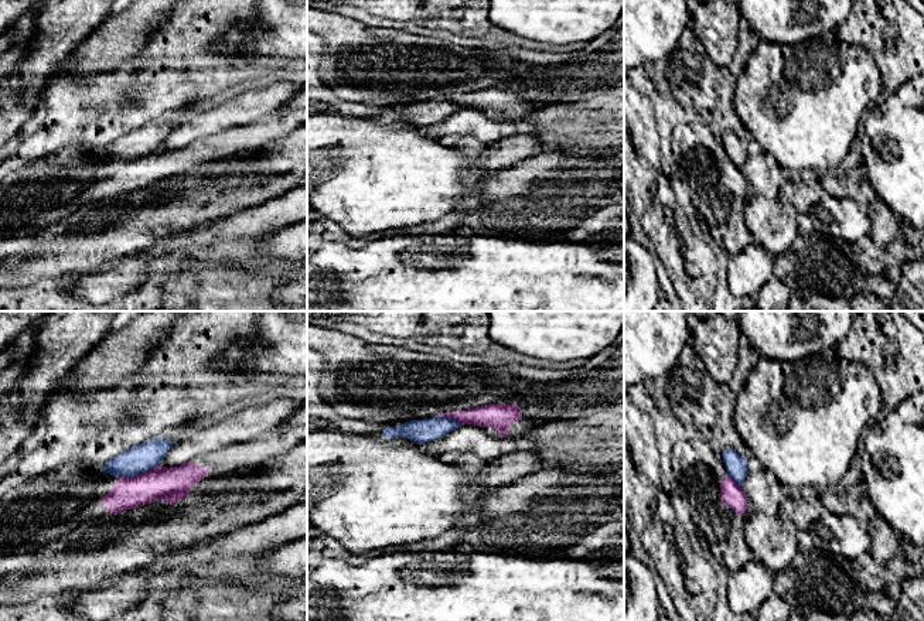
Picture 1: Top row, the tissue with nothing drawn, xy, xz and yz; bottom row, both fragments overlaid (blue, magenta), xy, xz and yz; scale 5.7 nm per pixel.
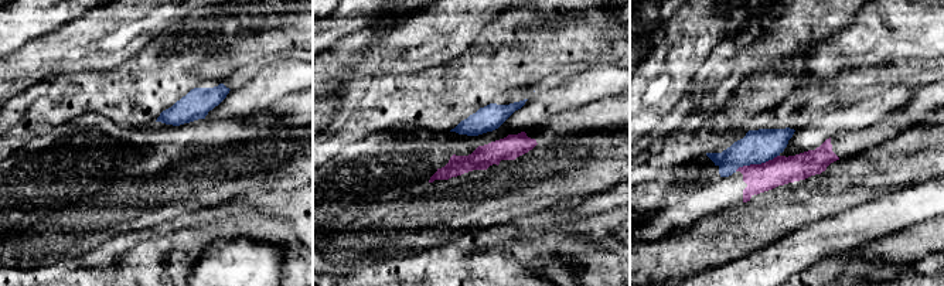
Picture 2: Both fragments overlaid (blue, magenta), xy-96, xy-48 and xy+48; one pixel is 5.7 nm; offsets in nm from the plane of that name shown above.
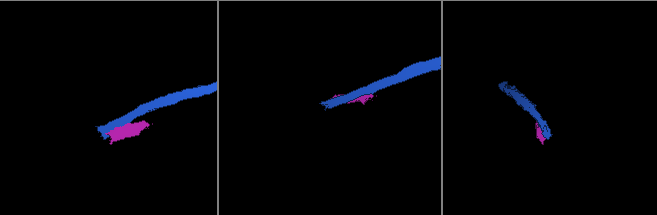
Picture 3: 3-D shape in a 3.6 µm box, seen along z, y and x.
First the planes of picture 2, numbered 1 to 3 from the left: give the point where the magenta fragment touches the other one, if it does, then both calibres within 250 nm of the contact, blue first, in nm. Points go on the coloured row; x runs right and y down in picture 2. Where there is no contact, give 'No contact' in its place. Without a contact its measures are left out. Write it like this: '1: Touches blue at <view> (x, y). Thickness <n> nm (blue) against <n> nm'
1: No contact
2: No contact
3: Touches blue at xy+48 (756, 163). Thickness 190 nm (blue) against 160 nm

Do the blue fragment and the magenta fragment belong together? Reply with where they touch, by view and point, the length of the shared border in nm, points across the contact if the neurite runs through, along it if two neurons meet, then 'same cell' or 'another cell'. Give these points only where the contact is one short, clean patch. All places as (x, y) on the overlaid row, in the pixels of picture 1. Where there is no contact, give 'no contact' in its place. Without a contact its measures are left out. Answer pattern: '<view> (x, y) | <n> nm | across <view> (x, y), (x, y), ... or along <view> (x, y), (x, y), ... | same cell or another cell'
xy (137, 476) | 240 nm | along xy (157, 466), (137, 476), (118, 478) | another cell

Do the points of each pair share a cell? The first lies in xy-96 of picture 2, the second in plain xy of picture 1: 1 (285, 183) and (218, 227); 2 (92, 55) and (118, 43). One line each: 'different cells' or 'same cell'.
1: different cells
2: same cell

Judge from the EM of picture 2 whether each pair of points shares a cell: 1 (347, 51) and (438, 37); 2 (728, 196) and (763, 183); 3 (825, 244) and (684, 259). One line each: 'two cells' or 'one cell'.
1: one cell
2: one cell
3: two cells

